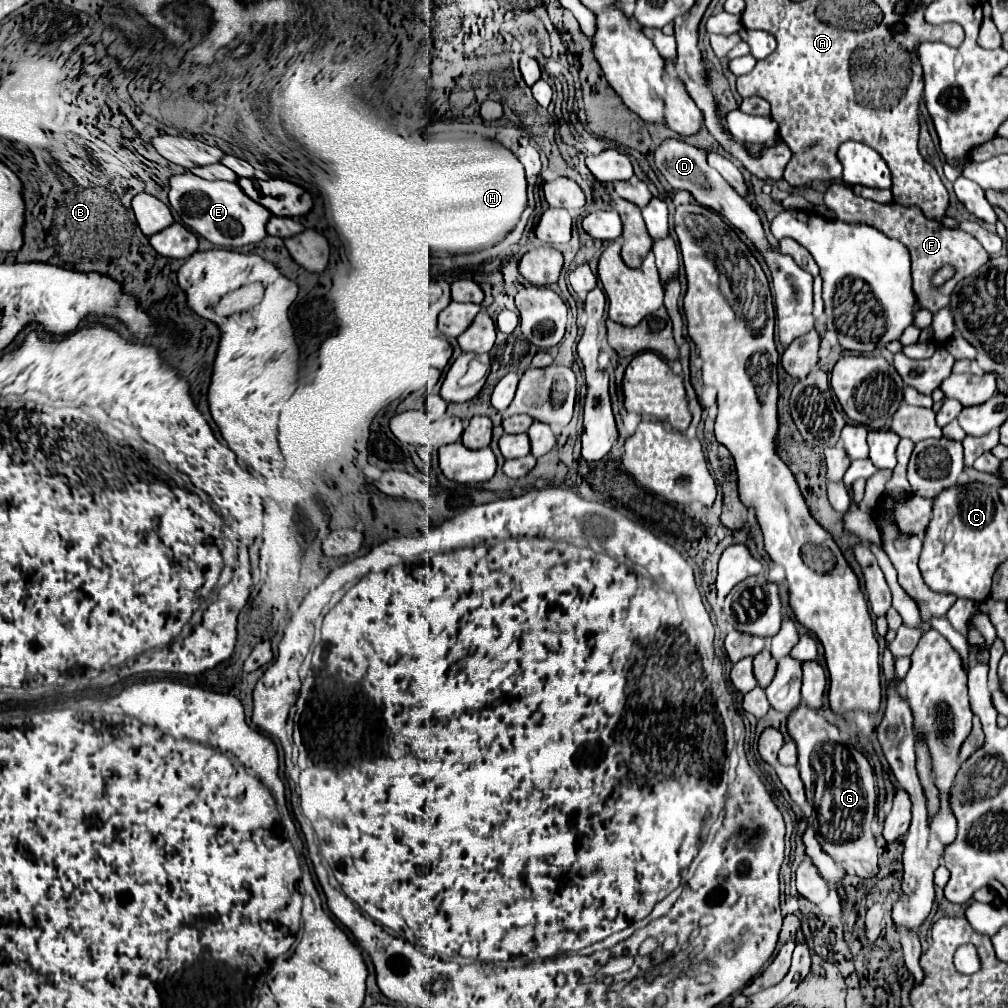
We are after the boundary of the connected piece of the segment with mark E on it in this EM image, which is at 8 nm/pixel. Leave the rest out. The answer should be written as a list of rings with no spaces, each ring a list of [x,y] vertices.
[[[190,172],[174,174],[170,178],[168,206],[176,222],[216,246],[246,246],[262,240],[266,236],[264,224],[268,222],[268,216],[272,216],[264,206],[250,200],[236,182],[200,180]]]

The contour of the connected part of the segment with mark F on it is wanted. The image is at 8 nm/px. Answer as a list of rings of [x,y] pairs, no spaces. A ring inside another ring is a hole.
[[[832,184],[824,192],[824,204],[836,214],[838,220],[876,226],[876,228],[880,228],[880,232],[902,242],[910,250],[910,256],[912,256],[912,290],[916,296],[916,304],[920,308],[928,308],[930,312],[936,312],[936,310],[948,306],[954,286],[962,278],[970,276],[982,264],[988,262],[988,252],[982,248],[982,244],[974,236],[970,236],[962,230],[956,232],[952,228],[946,228],[940,222],[926,220],[924,214],[920,212],[920,208],[904,208],[904,206],[894,204],[894,202],[892,204],[876,204],[872,200],[856,196],[852,192],[852,188],[846,184]],[[944,264],[952,264],[956,268],[956,276],[952,280],[948,280],[944,286],[932,288],[930,278]]]

